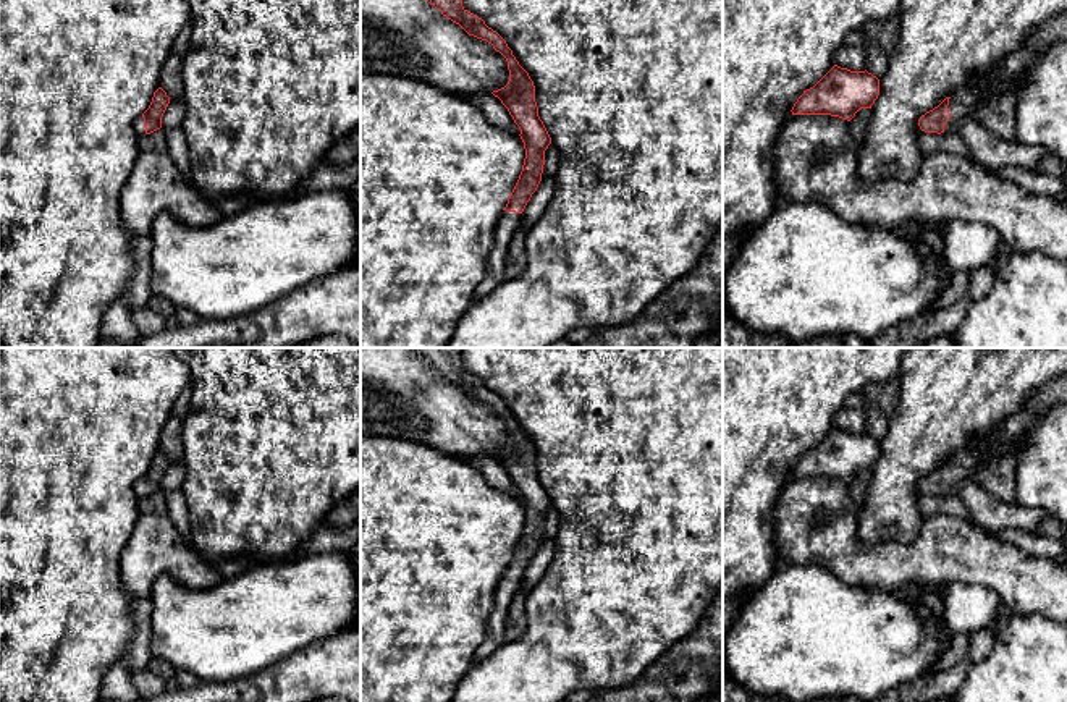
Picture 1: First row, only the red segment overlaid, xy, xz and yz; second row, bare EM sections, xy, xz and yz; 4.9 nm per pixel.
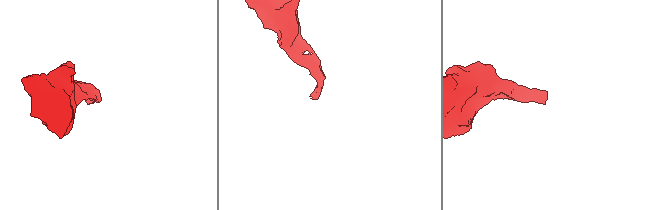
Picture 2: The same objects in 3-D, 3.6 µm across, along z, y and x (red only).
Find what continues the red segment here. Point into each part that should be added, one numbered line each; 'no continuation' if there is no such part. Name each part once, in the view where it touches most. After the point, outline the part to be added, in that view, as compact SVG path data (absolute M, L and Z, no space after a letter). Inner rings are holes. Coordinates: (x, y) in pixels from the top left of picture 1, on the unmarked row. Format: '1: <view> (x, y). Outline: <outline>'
1: yz (962, 466). Outline: M964 451L964 453L954 455L947 467L951 480L944 487L944 495L957 497L957 487L964 480L975 480L975 471L981 464L981 461L983 459L978 451Z

